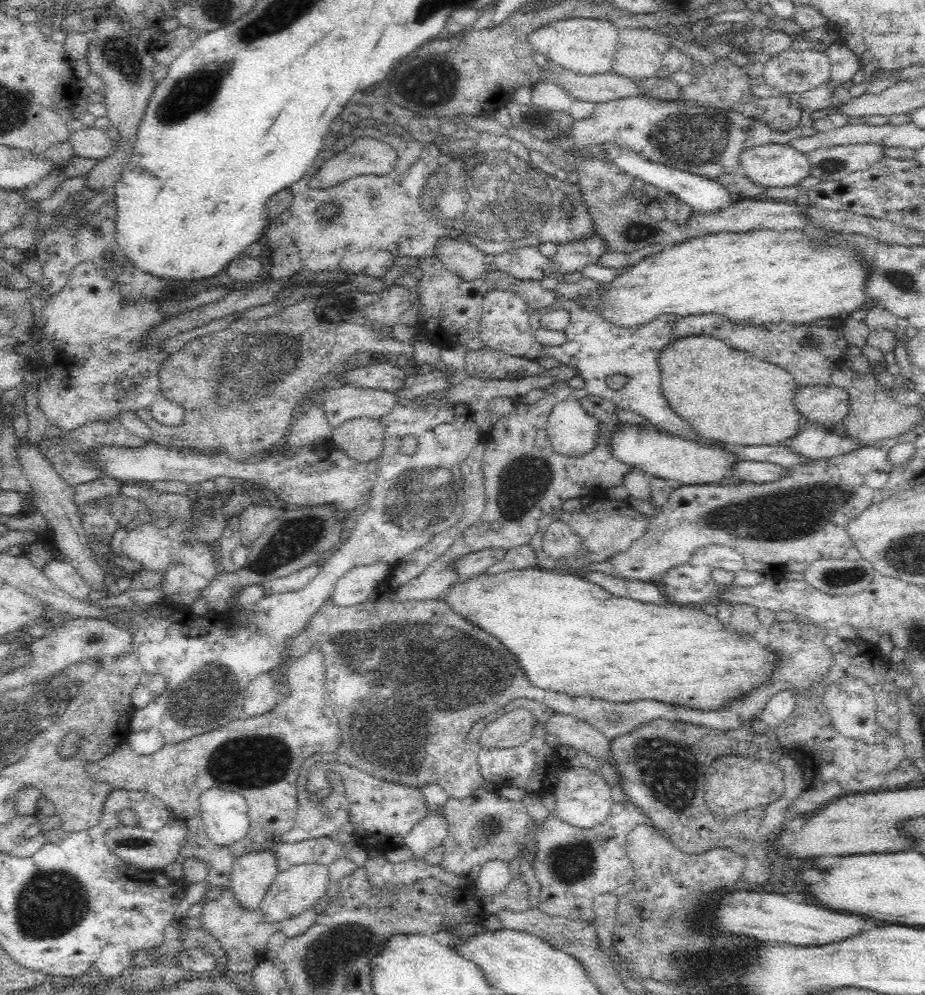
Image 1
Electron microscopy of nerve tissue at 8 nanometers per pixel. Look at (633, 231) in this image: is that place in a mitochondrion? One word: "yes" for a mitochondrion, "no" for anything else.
yes

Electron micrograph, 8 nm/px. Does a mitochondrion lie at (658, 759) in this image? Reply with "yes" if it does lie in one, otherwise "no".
yes

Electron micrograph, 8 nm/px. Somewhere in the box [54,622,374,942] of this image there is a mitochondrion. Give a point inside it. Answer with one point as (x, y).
(210, 691)

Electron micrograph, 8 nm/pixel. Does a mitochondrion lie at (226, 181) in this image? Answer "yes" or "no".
no

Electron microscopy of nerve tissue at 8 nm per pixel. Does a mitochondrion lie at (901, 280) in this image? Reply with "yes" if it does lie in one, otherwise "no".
yes

